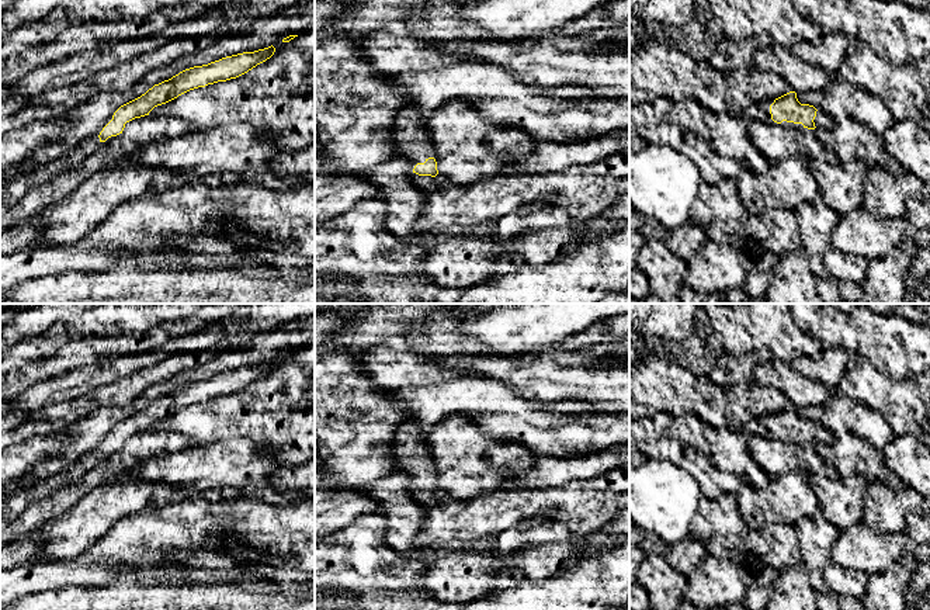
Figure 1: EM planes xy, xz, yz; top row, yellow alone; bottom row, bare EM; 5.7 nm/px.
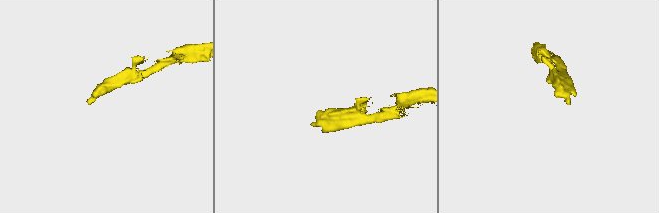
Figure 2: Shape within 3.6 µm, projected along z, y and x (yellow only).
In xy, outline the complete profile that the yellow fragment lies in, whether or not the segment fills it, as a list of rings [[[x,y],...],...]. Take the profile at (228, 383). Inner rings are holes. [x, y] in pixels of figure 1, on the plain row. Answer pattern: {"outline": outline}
{"outline": [[[271,360],[254,367],[226,371],[208,379],[185,384],[171,394],[155,399],[145,409],[121,420],[114,427],[112,434],[98,450],[100,457],[105,457],[108,453],[122,448],[126,437],[149,430],[155,422],[166,419],[190,405],[236,394],[247,388],[257,379],[270,374],[274,367],[275,363]]]}

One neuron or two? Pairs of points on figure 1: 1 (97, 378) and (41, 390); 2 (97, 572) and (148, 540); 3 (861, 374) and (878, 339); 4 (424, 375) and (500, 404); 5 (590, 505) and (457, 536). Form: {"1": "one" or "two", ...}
{"1": "one", "2": "one", "3": "two", "4": "two", "5": "one"}

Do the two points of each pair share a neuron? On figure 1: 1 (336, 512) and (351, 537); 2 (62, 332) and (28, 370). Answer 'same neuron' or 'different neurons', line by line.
1: different neurons
2: same neuron

